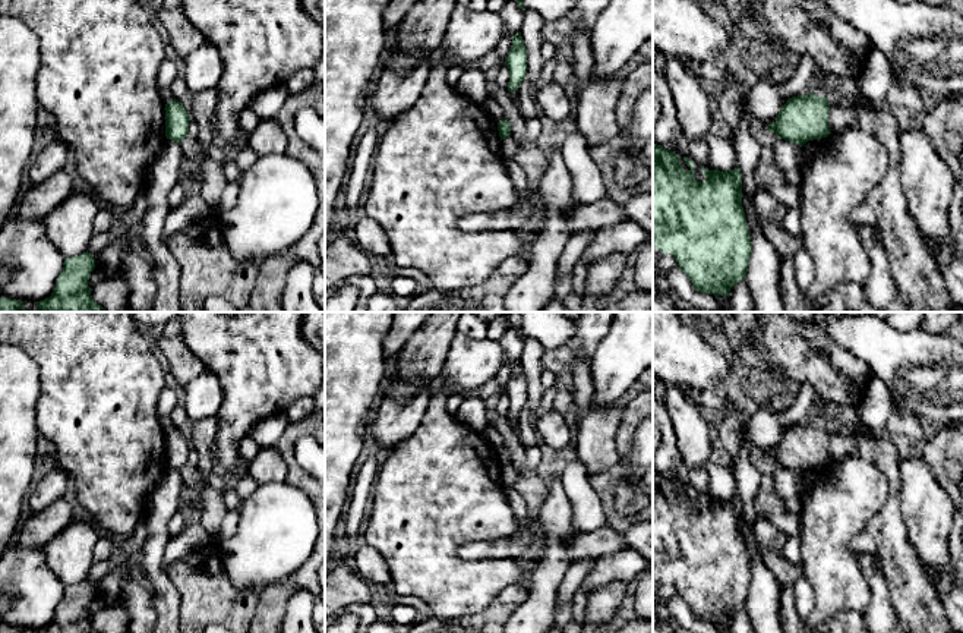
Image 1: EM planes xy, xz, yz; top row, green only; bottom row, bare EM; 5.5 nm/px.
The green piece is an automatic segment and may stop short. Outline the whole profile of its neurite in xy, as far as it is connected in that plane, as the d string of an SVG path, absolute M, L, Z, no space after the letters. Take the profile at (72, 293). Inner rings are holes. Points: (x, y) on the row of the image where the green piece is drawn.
M86 251L79 256L64 259L57 277L57 286L50 297L34 302L37 311L28 311L12 297L0 297L0 312L105 312L91 296L89 275L95 268L94 256Z

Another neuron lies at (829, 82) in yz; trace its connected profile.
M827 72L820 78L820 89L812 94L827 98L833 92L839 92L853 107L869 106L869 101L861 97L855 78L843 78Z

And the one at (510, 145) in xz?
M512 135L502 139L502 151L505 158L514 160L514 155L518 152L521 142L518 142Z

